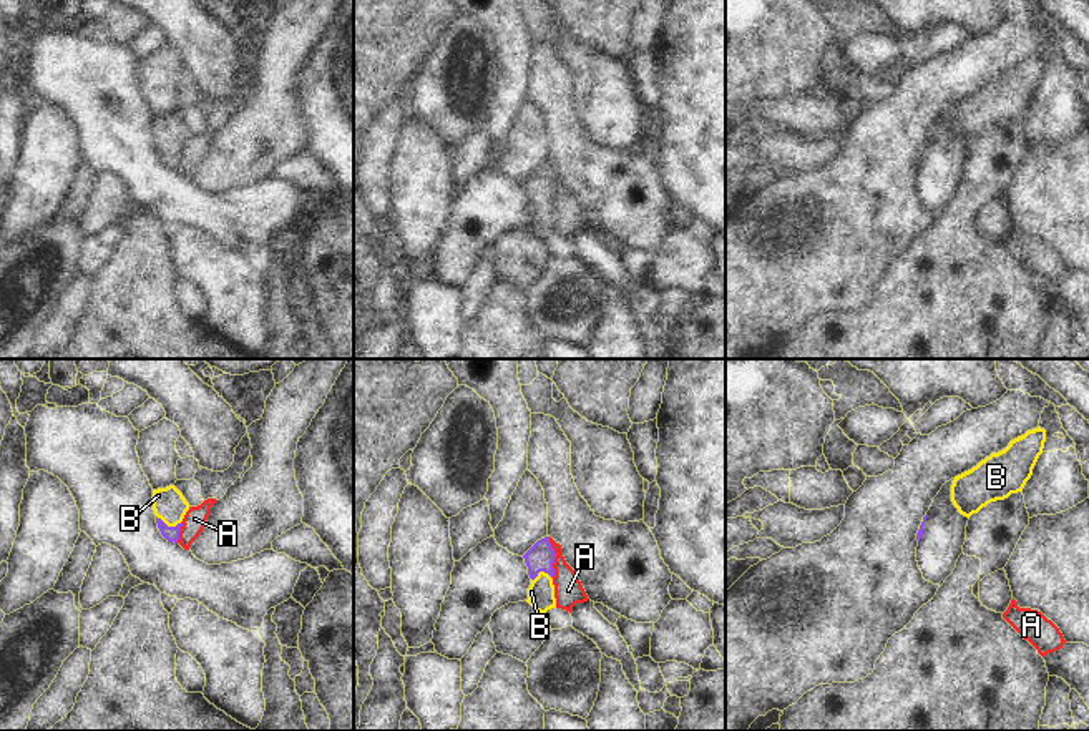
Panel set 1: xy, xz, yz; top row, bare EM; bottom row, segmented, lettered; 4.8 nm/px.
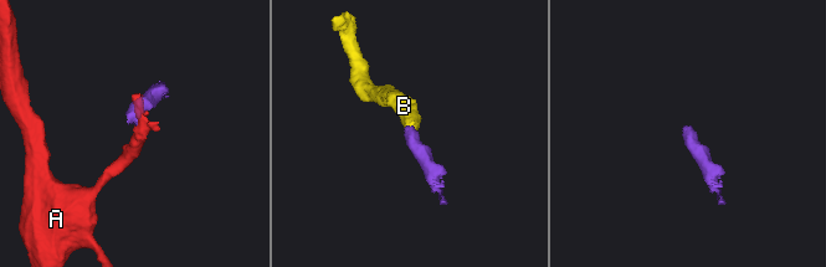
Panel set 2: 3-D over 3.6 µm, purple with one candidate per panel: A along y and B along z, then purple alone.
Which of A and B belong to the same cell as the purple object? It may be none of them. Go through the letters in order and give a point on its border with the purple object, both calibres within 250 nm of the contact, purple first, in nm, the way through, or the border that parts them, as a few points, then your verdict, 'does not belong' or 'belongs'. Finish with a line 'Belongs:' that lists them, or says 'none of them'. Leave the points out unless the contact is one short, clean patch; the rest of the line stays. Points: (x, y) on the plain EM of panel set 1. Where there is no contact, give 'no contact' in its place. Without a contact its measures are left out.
A: meets purple in xz at (555, 183); 140 nm thick on the purple side, 140 nm on the other; border along xz (548, 165), (555, 181), (553, 205); does not belong
B: meets purple in xy at (166, 153); 80 nm thick on the purple side, 160 nm on the other; runs through xy (171, 161), (166, 153), (170, 133); belongs
Belongs: B

